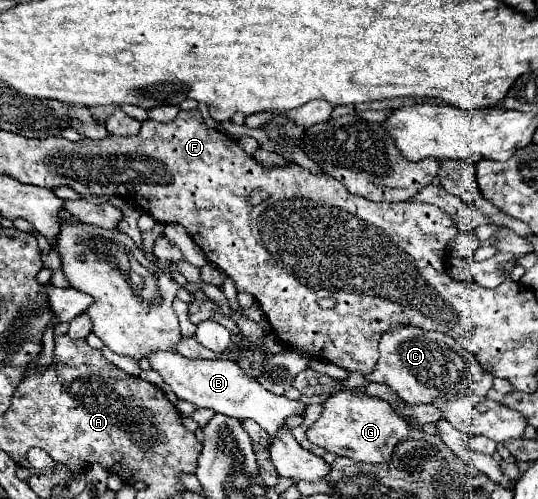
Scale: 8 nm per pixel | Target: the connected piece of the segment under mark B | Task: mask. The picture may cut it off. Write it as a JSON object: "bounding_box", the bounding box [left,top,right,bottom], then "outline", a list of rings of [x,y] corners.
{"bounding_box":[146,351,306,435],"outline":[[[152,351],[146,355],[146,359],[150,367],[162,375],[164,383],[170,385],[170,389],[178,395],[178,399],[192,401],[196,407],[208,407],[228,417],[252,419],[260,427],[264,427],[264,431],[268,431],[270,435],[276,435],[278,427],[284,425],[286,417],[296,413],[302,415],[306,409],[300,401],[290,401],[282,395],[274,395],[266,391],[260,383],[246,377],[242,369],[236,367],[234,361],[228,361],[228,359],[214,359],[214,361],[188,359],[174,351]]]}

